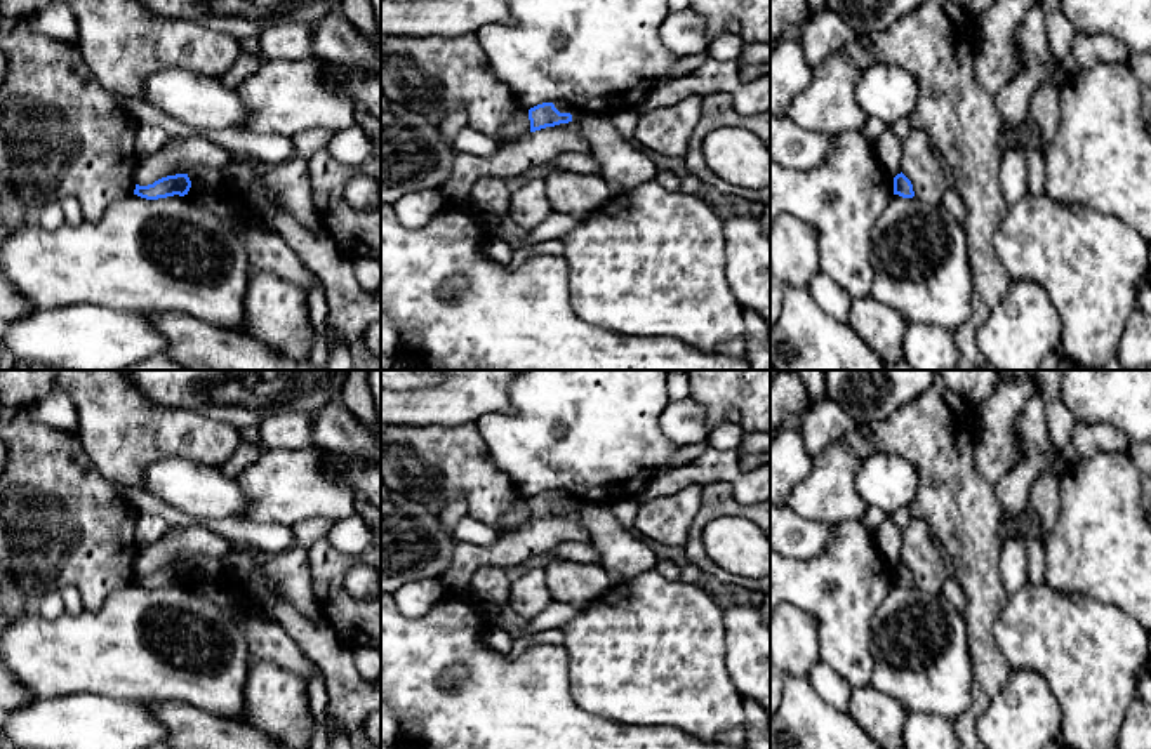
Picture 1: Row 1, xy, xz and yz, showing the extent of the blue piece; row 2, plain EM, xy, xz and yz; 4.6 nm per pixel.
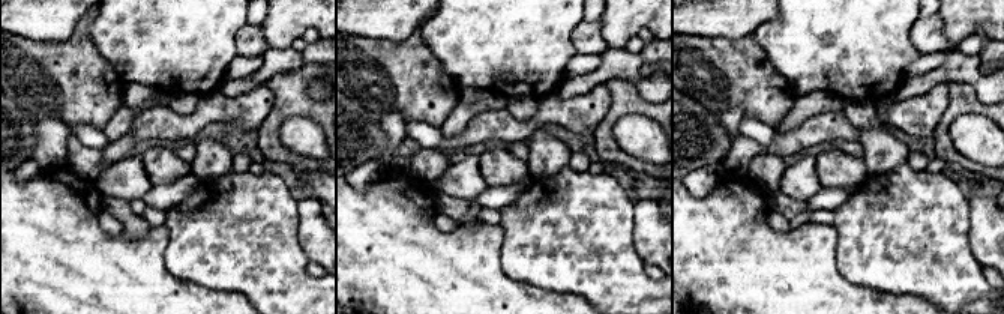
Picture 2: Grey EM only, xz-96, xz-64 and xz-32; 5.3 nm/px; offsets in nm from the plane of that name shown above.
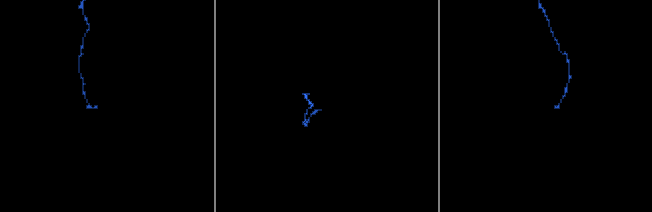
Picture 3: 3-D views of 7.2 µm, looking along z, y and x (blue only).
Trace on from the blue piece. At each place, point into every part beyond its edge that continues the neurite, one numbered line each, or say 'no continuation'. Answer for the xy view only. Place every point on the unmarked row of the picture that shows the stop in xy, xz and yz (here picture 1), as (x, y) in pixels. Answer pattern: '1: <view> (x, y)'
1: xy (199, 567)

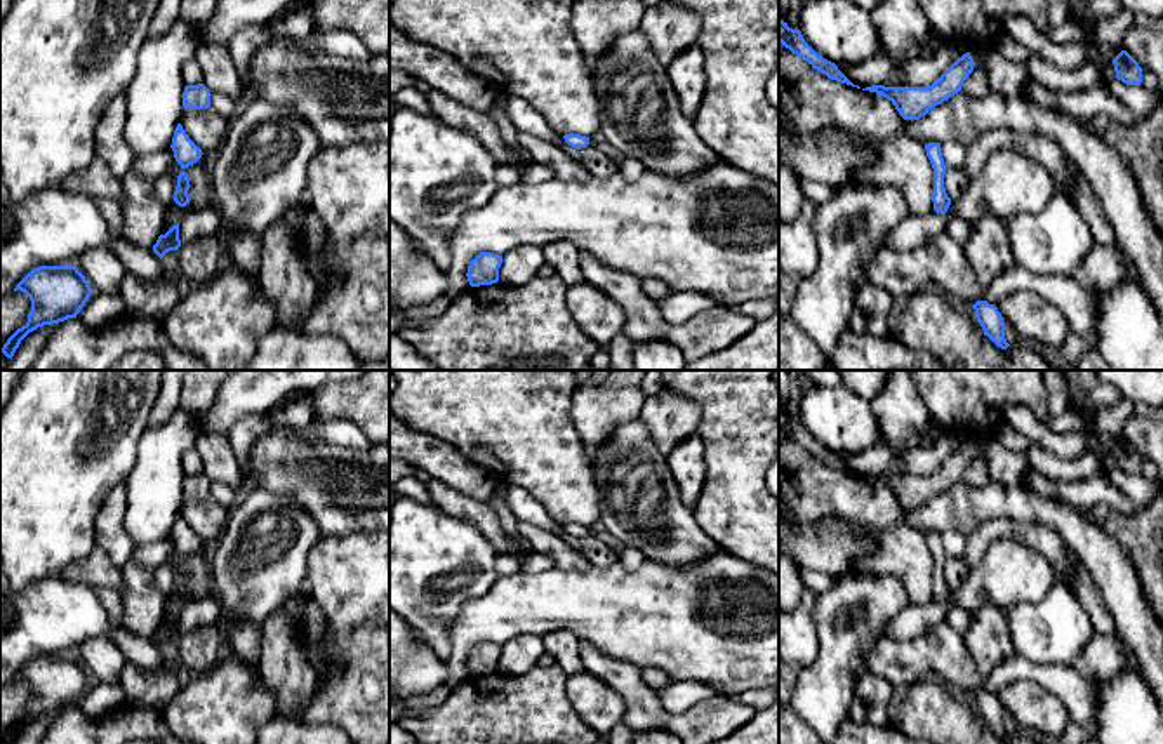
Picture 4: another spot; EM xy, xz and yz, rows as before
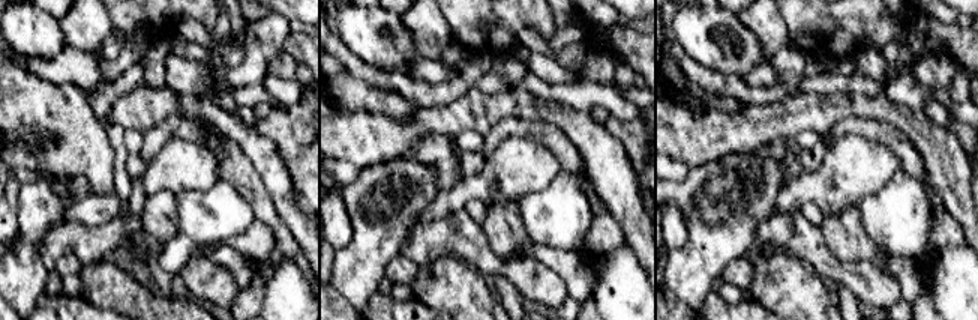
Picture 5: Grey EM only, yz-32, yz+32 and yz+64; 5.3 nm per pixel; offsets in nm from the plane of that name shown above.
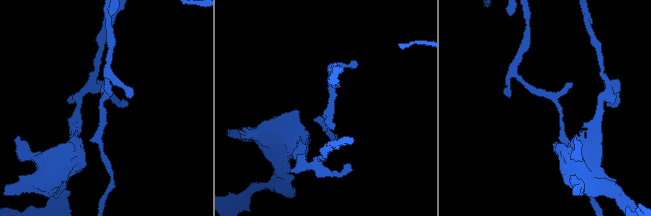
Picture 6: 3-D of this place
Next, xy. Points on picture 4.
no continuation

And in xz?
no continuation

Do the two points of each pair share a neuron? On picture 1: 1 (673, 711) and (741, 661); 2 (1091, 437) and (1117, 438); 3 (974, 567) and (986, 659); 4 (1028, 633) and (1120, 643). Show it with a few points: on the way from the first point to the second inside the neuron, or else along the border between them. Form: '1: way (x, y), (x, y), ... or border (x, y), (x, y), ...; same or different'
1: border (725, 631), (725, 669), (732, 683), (745, 695); different
2: way (1097, 438), (1110, 438); same
3: way (979, 589), (981, 636); same
4: way (1051, 633), (1075, 643), (1097, 643); same

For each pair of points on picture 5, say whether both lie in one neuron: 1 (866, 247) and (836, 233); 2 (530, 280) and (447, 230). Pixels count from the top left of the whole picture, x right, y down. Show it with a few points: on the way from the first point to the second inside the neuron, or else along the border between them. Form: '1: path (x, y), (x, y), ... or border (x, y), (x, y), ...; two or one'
1: path (858, 247), (843, 235); one
2: path (509, 269), (489, 265), (468, 244); one

